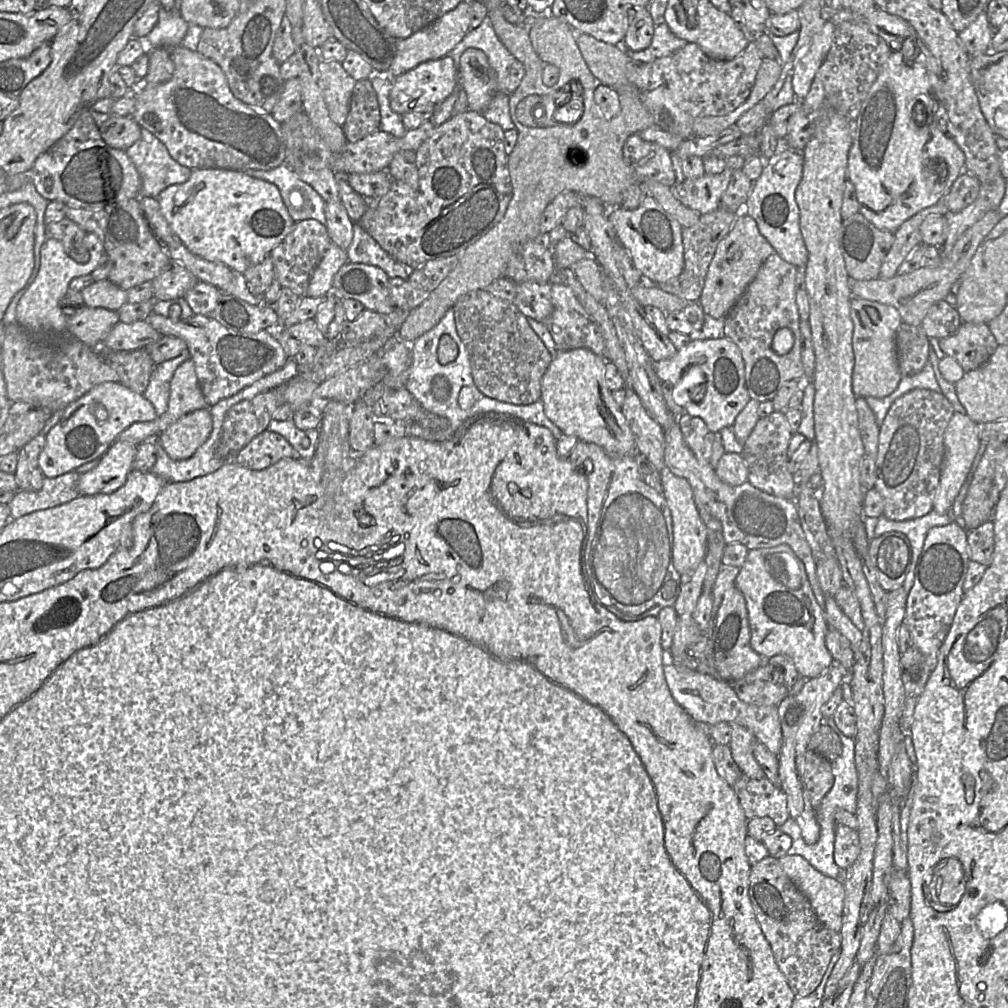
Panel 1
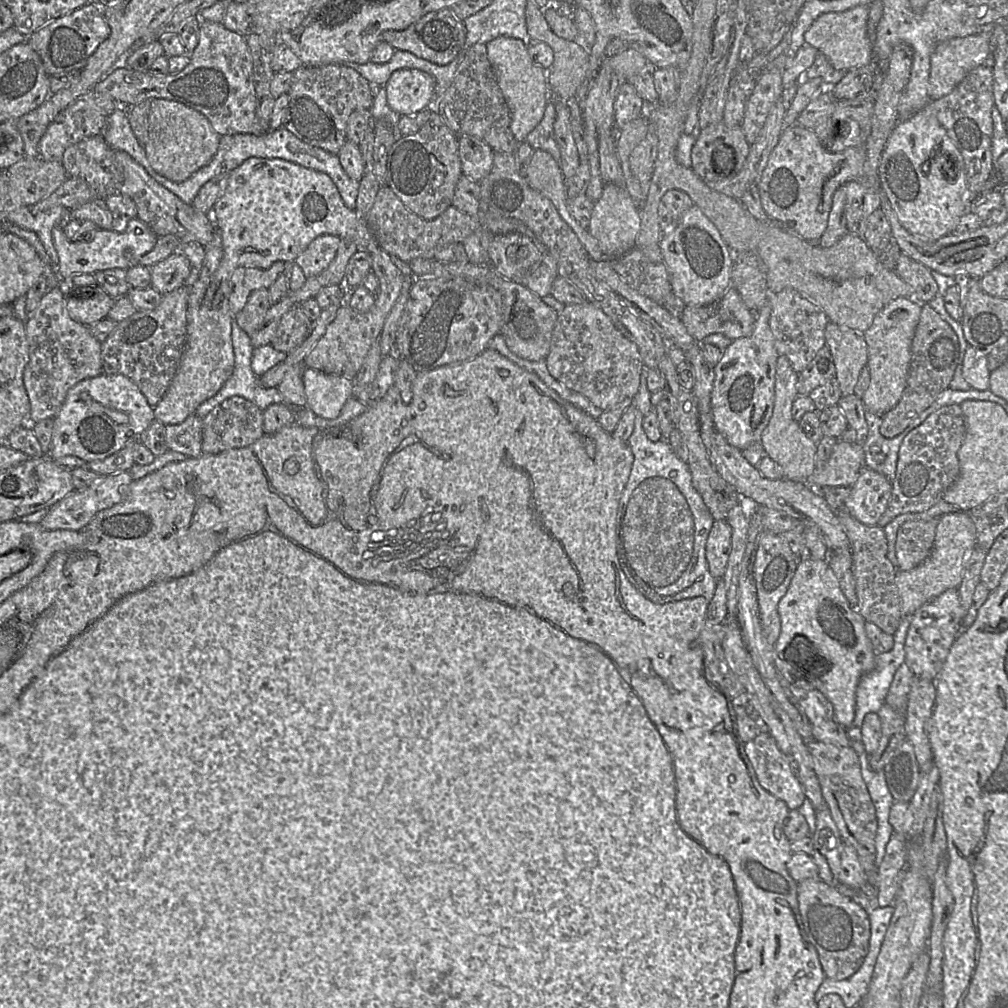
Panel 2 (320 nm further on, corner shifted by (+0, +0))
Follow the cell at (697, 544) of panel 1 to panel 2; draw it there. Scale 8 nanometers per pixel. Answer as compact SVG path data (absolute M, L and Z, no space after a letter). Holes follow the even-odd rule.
M725 520L714 521L706 542L706 560L710 574L723 577L731 549L731 526Z

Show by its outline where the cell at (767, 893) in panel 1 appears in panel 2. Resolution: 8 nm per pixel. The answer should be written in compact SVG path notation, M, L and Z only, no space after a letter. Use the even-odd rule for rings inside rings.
M818 878L805 879L797 886L797 924L802 938L817 952L825 979L840 981L856 973L869 951L871 935L868 911L856 900L841 894L836 885L829 885Z

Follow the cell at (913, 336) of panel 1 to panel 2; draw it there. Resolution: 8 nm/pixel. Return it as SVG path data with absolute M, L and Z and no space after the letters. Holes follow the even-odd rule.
M929 303L922 304L919 322L911 344L906 387L896 406L882 416L879 431L885 438L893 438L903 432L943 391L949 388L955 370L963 360L958 336L952 327L930 307Z

